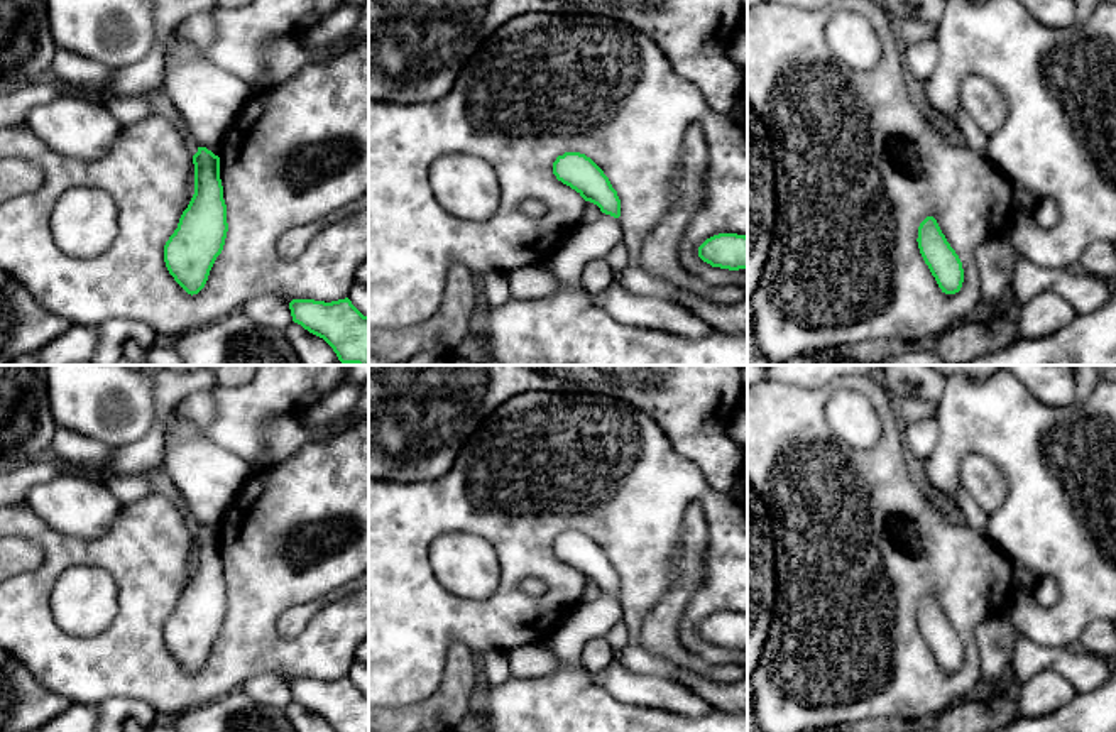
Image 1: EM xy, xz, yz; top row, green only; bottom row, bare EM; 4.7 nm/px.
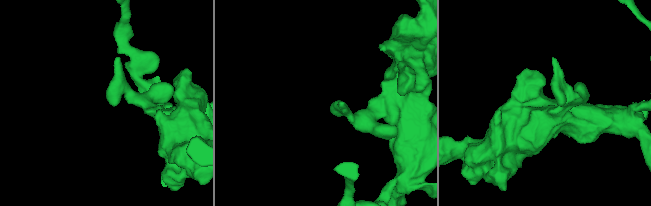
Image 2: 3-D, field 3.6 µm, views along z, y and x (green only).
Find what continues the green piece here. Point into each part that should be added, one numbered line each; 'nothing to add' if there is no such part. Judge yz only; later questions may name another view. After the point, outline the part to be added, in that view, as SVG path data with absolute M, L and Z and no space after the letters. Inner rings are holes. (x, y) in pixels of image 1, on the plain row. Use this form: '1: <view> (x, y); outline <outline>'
nothing to add

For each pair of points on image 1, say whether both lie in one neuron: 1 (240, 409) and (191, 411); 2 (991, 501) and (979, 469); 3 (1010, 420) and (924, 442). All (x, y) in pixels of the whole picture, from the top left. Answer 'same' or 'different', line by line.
1: different
2: same
3: different

